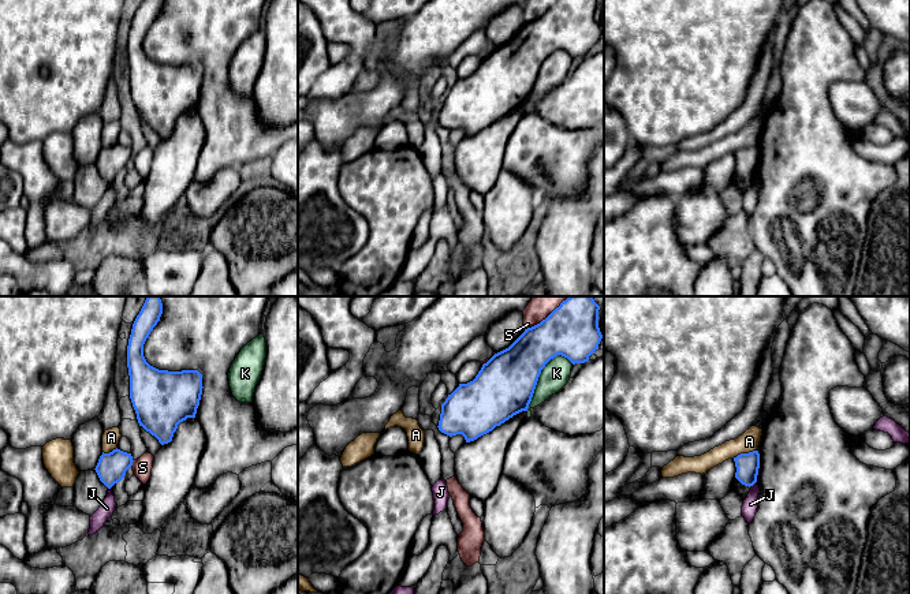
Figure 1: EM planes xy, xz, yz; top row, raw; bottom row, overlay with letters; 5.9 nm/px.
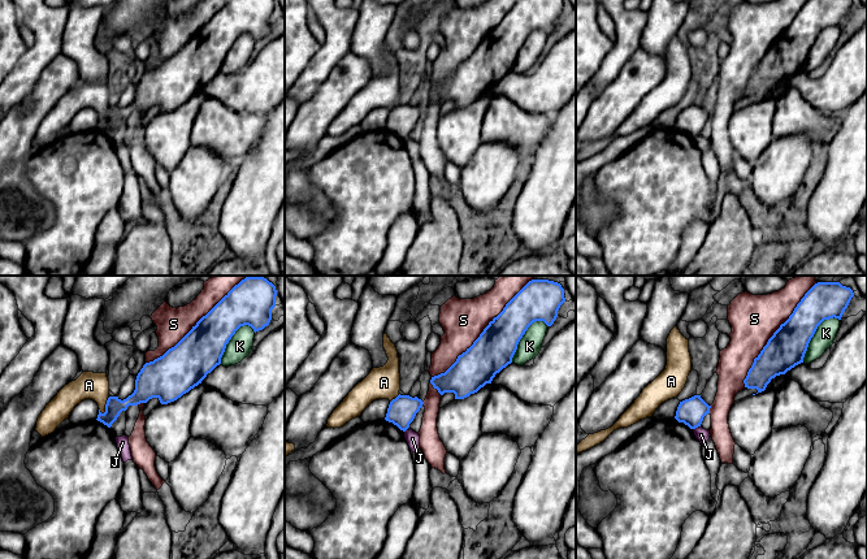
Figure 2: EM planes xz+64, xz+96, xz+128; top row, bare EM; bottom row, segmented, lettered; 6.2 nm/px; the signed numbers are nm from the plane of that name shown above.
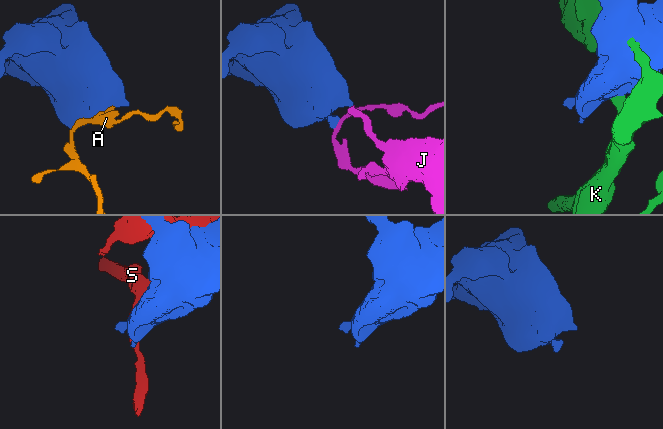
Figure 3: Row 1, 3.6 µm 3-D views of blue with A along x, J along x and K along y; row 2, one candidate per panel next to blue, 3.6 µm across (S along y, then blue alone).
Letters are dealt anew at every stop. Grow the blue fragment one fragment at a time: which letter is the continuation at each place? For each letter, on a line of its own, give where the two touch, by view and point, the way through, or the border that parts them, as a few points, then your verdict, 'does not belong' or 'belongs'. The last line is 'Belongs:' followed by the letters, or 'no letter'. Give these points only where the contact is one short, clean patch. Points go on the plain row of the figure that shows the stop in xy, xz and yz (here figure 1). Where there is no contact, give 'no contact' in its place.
A: meets blue in yz at (743, 148); border along yz (756, 144), (733, 152); does not belong
J: meets blue in yz at (752, 179); border along yz (756, 175), (749, 180); does not belong
K: meets blue in xz at (539, 70); does not belong
S: meets blue in xz at (543, 14); does not belong
Belongs: no letter

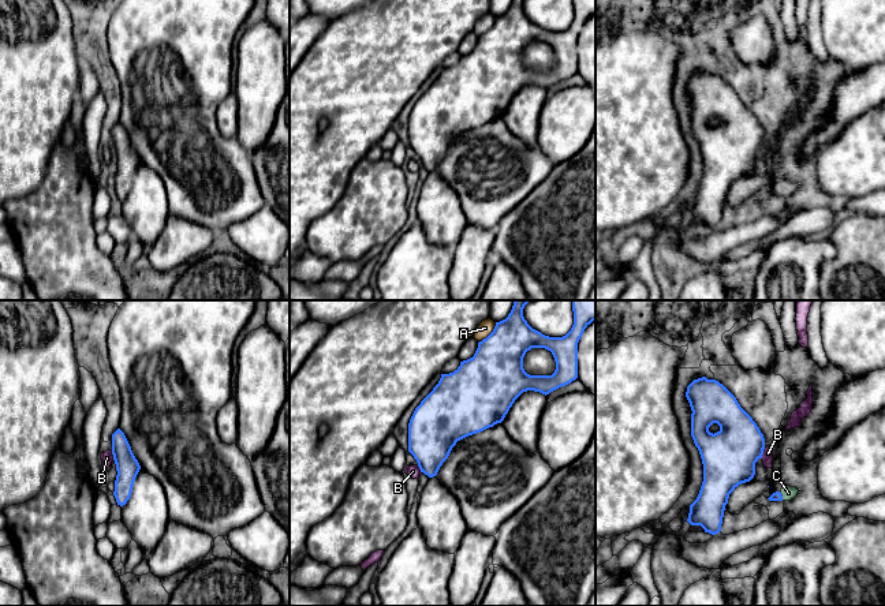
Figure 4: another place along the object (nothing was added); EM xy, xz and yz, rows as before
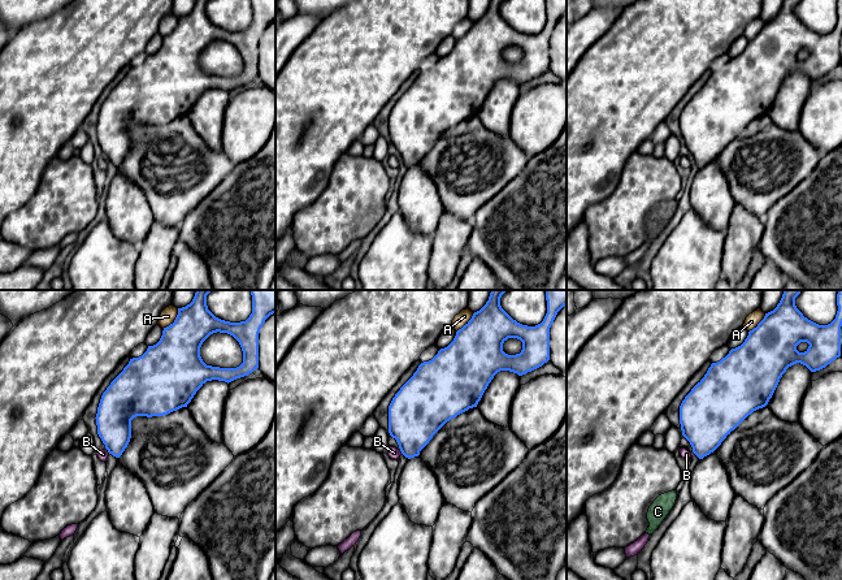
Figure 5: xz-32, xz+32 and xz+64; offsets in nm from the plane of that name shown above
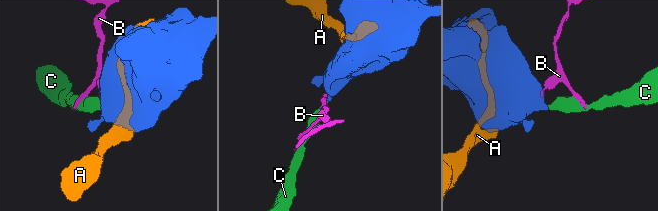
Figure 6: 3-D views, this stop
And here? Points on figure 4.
A: meets blue in xz at (490, 27); does not belong
B: meets blue in yz at (762, 148); border along yz (765, 142), (761, 152); does not belong
C: meets blue in yz at (781, 190); runs through yz (776, 190), (781, 190), (788, 187); belongs
Belongs: C

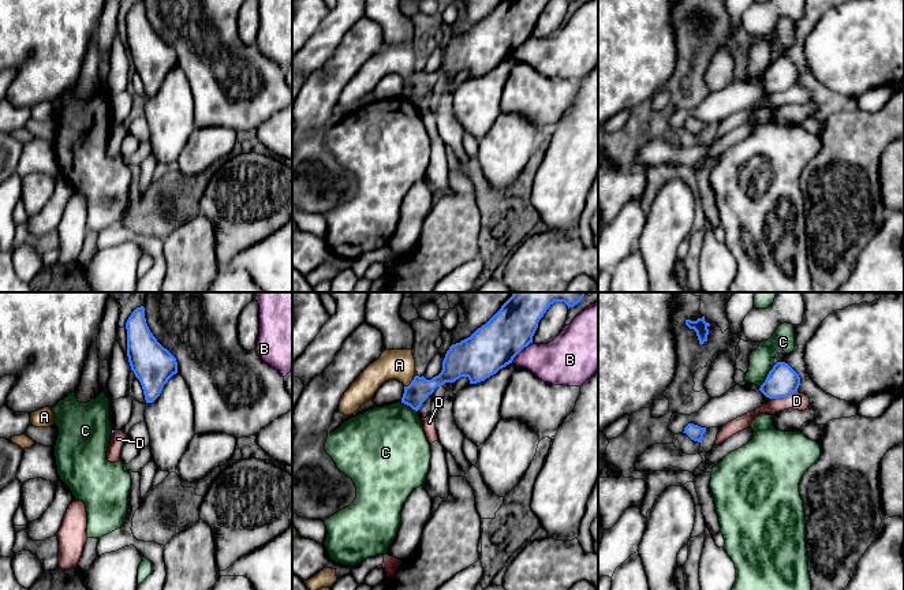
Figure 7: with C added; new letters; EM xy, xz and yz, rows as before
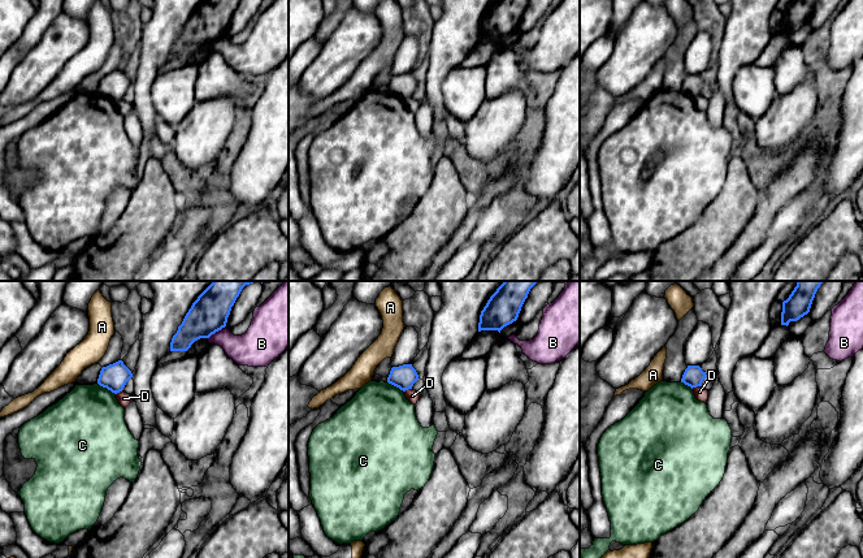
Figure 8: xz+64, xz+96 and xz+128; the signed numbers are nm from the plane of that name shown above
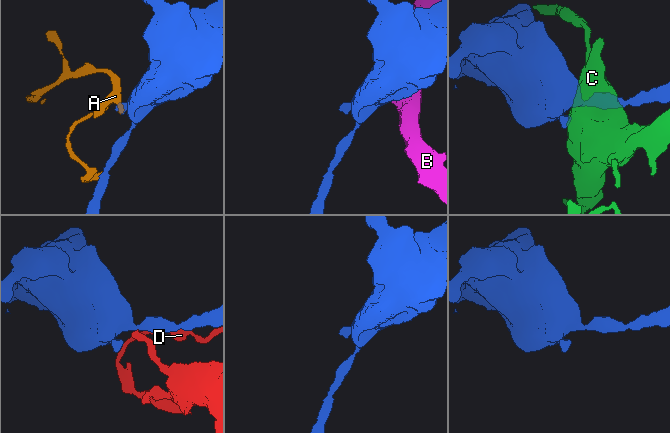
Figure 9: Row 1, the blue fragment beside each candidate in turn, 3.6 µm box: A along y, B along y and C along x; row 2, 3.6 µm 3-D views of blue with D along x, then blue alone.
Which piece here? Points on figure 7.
A: meets blue in xz at (411, 77); border along xz (415, 70), (404, 81); does not belong
B: meets blue in xz at (520, 44); does not belong
C: meets blue in yz at (766, 71); does not belong
D: meets blue in yz at (783, 90); border along yz (796, 85), (770, 93); does not belong
Belongs: no letter

